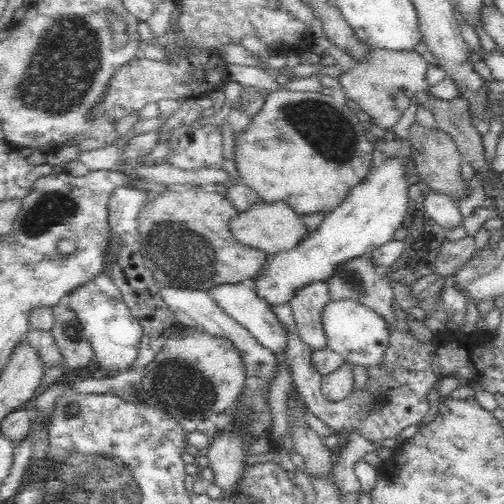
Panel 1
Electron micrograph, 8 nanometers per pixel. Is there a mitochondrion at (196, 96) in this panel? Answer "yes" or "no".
no

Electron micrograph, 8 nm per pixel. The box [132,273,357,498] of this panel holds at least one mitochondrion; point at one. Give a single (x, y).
(182, 388)

